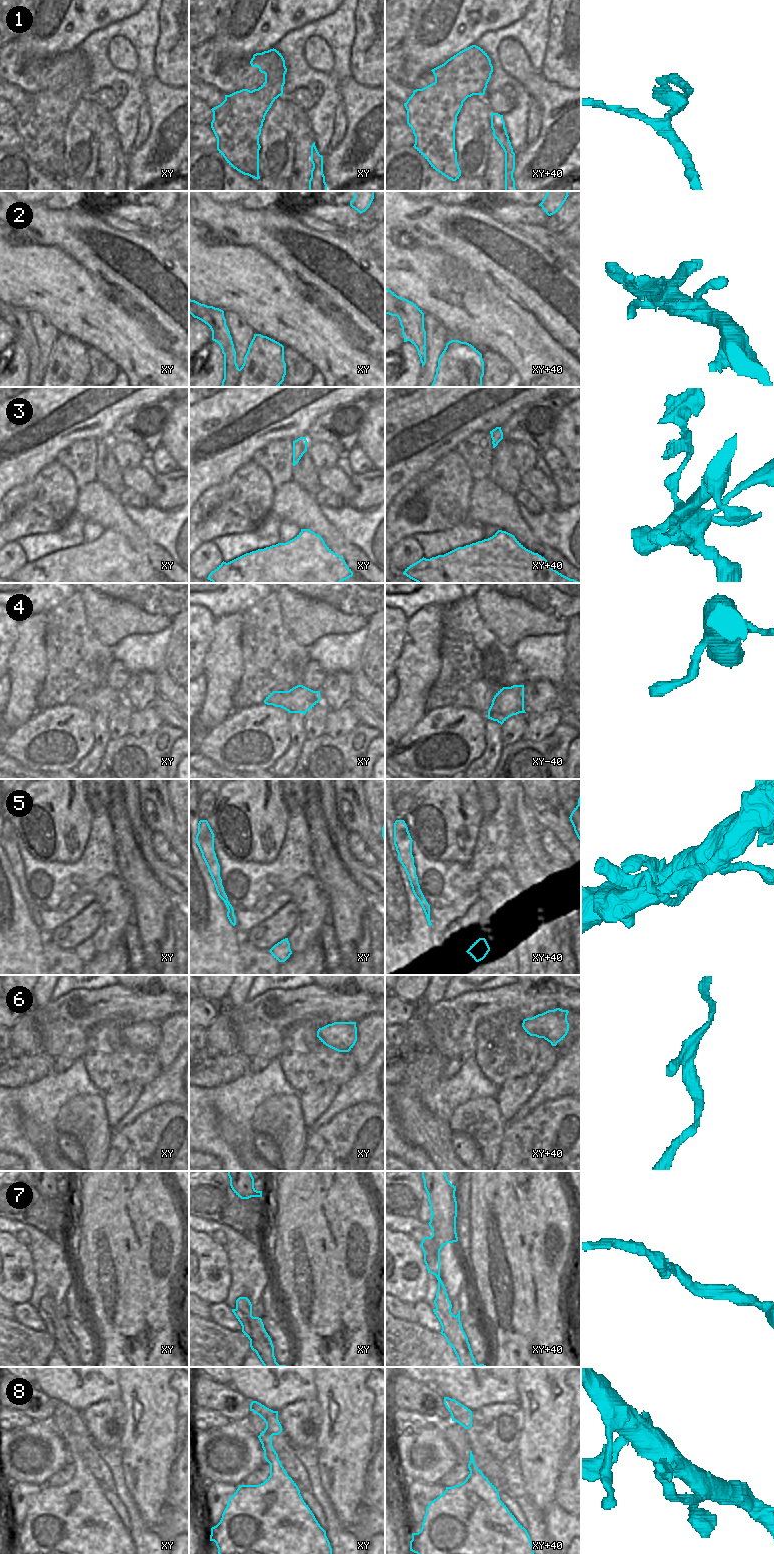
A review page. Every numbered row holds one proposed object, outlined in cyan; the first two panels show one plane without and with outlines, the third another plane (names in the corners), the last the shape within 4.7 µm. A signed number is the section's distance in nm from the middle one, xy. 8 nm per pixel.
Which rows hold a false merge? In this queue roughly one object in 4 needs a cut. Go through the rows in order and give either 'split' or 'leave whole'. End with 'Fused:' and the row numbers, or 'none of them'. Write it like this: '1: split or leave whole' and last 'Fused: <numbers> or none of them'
1: split
2: split
3: split
4: leave whole
5: leave whole
6: leave whole
7: leave whole
8: split
Fused: 1, 2, 3, 8

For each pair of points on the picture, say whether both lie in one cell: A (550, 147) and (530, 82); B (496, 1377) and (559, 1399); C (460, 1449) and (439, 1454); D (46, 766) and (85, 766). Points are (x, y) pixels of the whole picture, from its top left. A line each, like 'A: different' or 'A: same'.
A: same
B: different
C: different
D: different

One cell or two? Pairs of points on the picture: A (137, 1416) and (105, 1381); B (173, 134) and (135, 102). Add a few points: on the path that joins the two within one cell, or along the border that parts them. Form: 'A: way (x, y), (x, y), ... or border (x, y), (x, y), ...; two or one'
A: border (117, 1377), (120, 1398); two
B: border (150, 77), (143, 84), (144, 100); two

